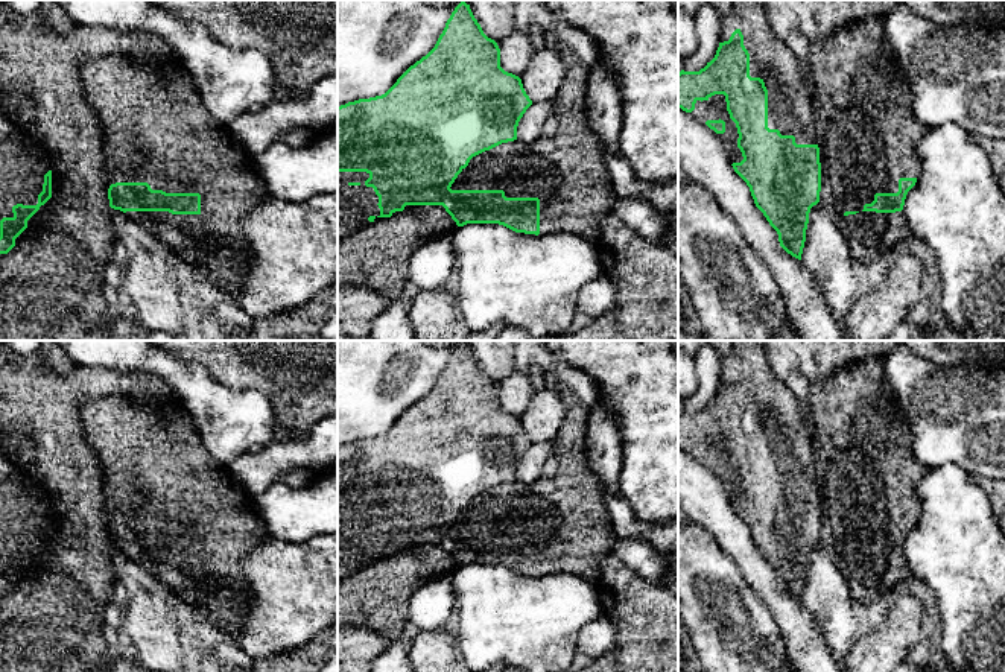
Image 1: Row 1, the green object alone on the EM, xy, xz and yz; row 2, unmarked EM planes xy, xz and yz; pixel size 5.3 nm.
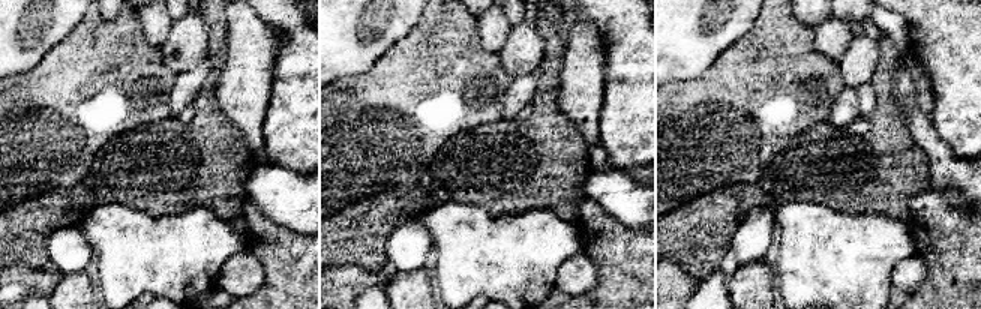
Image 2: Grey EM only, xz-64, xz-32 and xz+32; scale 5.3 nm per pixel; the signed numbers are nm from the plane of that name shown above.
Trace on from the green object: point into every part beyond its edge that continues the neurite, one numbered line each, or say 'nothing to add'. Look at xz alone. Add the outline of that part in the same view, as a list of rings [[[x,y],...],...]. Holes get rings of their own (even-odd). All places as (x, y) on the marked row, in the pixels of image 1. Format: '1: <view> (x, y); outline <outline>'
1: xz (356, 204); outline [[[338,172],[338,240],[369,225],[369,216],[380,216],[379,196],[366,187],[366,172]]]

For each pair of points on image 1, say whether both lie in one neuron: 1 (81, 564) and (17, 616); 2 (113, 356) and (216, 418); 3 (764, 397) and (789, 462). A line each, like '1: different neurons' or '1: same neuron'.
1: same neuron
2: same neuron
3: same neuron

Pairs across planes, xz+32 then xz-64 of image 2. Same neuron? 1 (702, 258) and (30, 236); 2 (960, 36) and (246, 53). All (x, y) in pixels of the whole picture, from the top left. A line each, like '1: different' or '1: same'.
1: same
2: different

